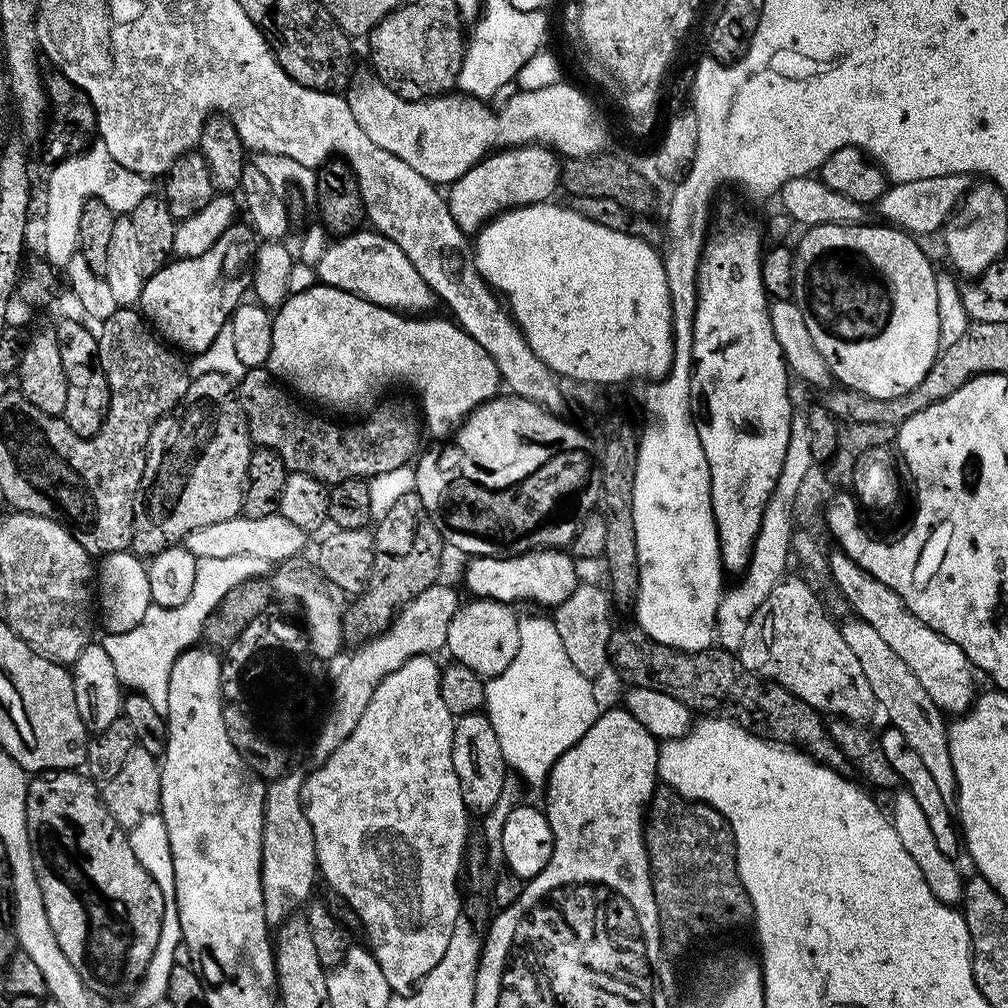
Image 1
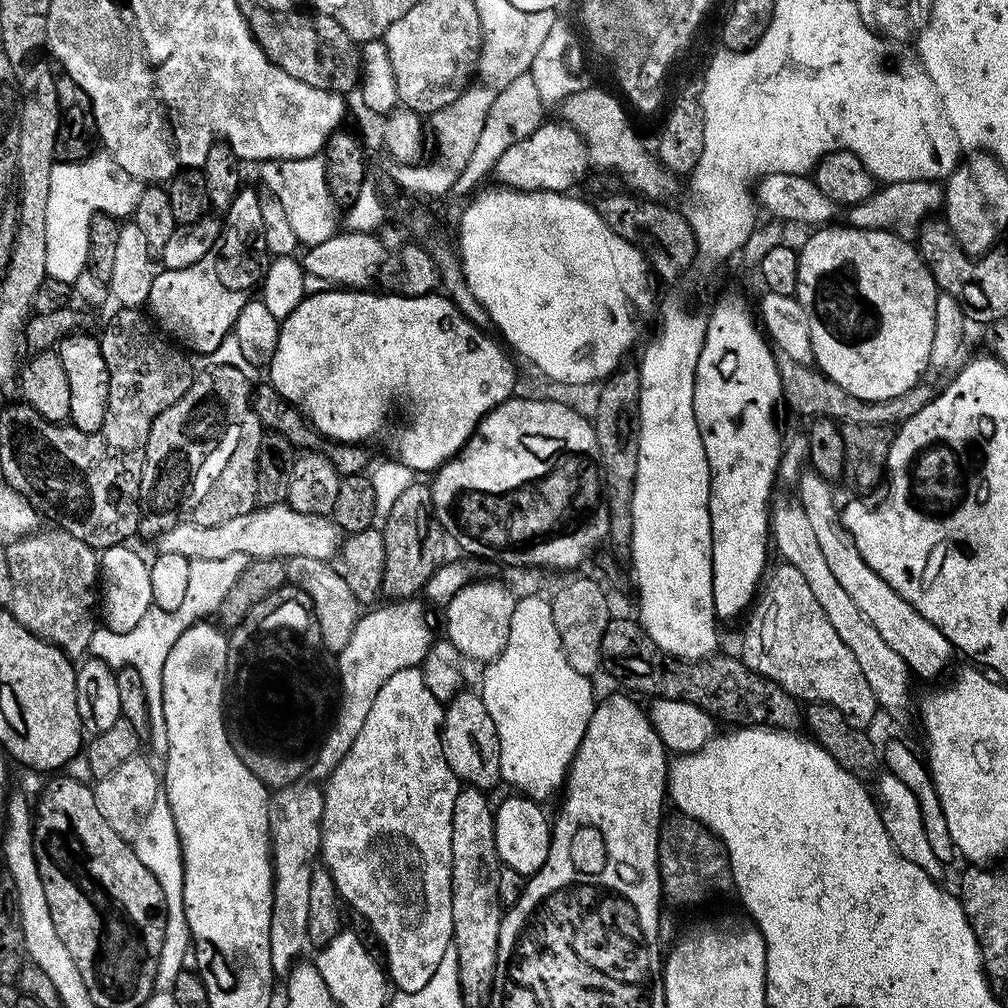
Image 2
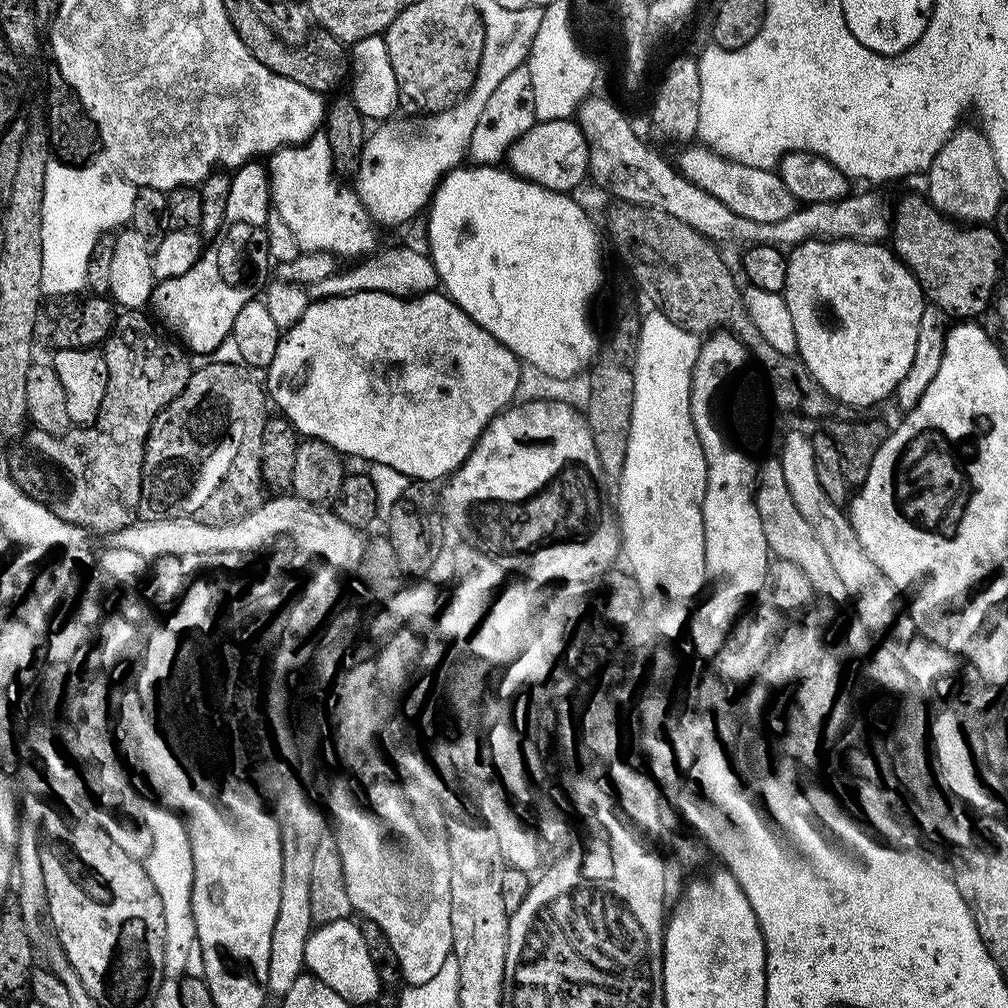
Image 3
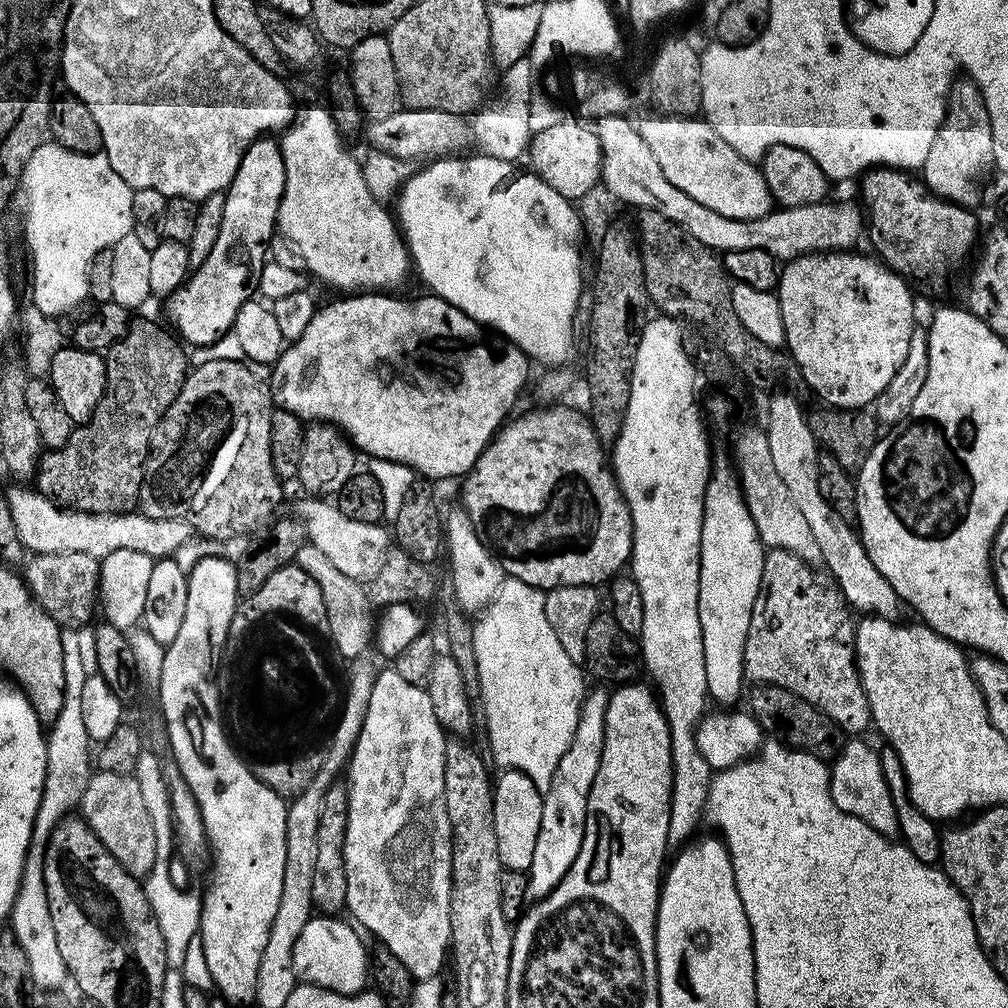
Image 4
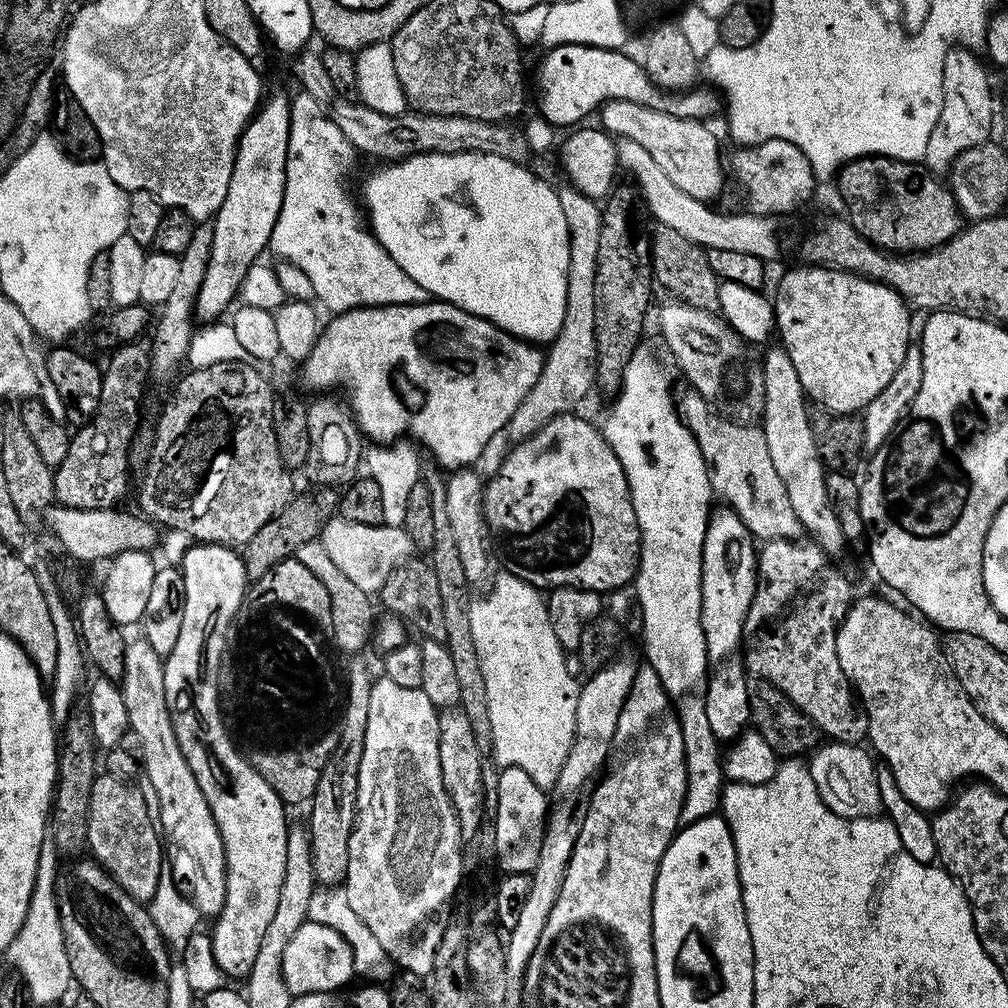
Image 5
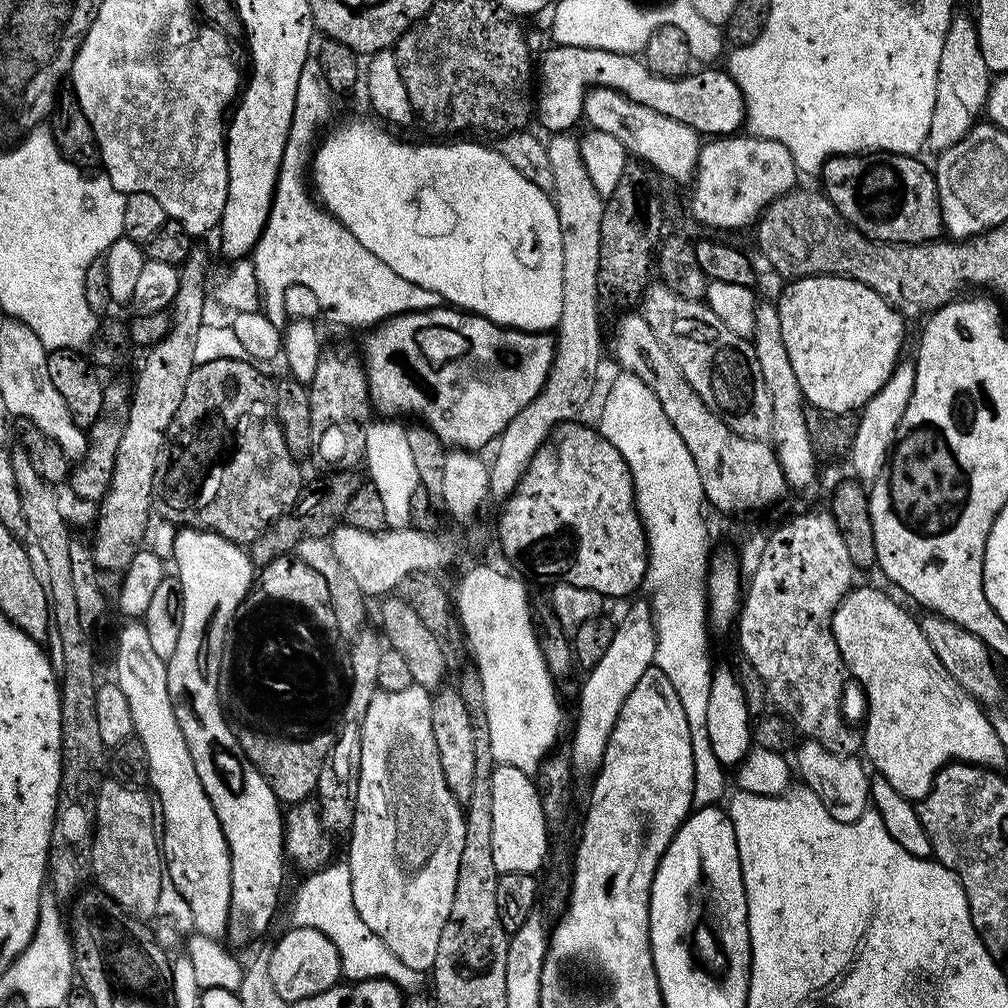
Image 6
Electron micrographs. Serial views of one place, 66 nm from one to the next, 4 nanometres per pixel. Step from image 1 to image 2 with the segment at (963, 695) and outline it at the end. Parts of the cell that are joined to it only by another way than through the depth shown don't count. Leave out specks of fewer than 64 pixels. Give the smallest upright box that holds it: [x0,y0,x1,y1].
[798,470,954,676]

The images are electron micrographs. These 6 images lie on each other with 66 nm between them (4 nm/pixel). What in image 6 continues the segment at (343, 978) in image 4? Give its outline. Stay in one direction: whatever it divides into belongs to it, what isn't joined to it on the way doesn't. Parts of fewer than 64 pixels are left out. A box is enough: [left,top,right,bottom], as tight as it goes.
[268,926,342,1006]

